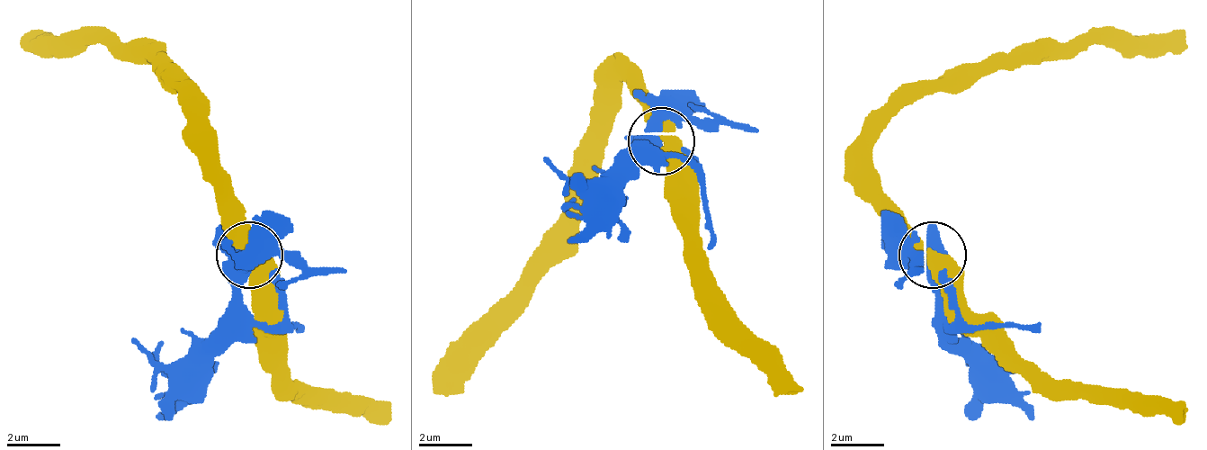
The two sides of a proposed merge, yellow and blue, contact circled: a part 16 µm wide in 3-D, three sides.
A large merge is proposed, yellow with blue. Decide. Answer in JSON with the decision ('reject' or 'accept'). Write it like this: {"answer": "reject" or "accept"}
{"answer": "reject"}

